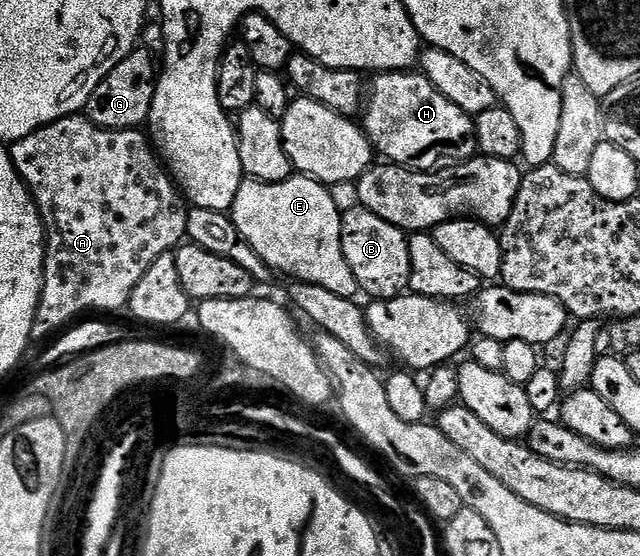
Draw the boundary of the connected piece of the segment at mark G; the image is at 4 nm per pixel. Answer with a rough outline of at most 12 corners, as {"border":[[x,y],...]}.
{"border":[[129,52],[83,113],[101,130],[143,127],[158,62]]}

